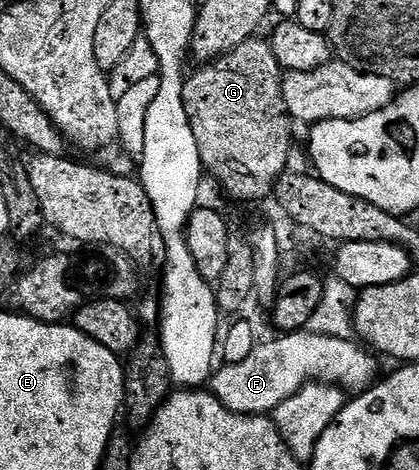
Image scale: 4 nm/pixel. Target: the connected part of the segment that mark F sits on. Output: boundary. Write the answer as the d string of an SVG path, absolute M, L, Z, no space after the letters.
M303 331L274 335L271 341L265 341L254 346L252 355L248 355L244 363L223 364L213 374L212 392L228 411L270 415L280 403L292 399L296 391L311 383L337 385L357 395L366 392L380 377L379 358L354 339Z

